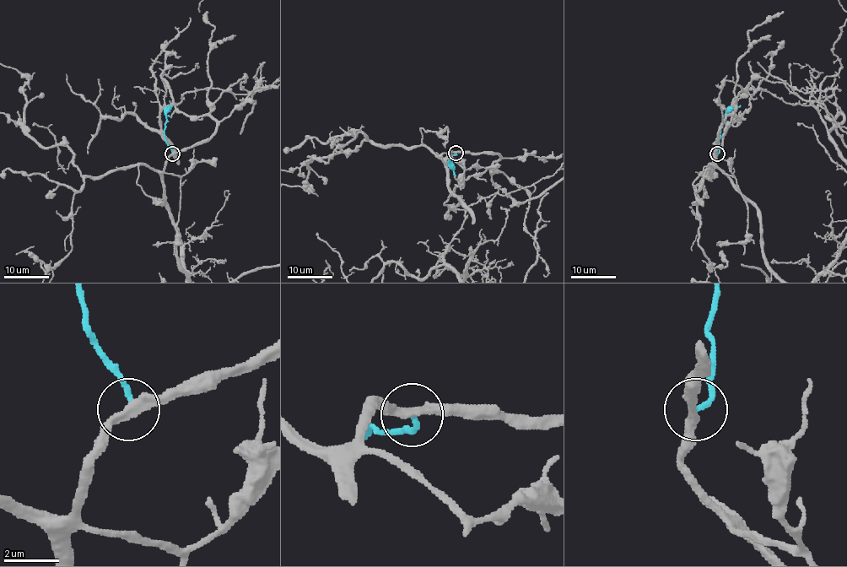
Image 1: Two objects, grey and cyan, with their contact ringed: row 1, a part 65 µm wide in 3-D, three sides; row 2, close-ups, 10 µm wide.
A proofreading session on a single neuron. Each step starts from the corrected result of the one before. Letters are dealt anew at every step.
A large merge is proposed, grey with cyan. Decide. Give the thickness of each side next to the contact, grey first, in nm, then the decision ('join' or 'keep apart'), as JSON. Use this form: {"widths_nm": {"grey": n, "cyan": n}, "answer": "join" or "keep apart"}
{"widths_nm": {"grey": 300, "cyan": 190}, "answer": "keep apart"}

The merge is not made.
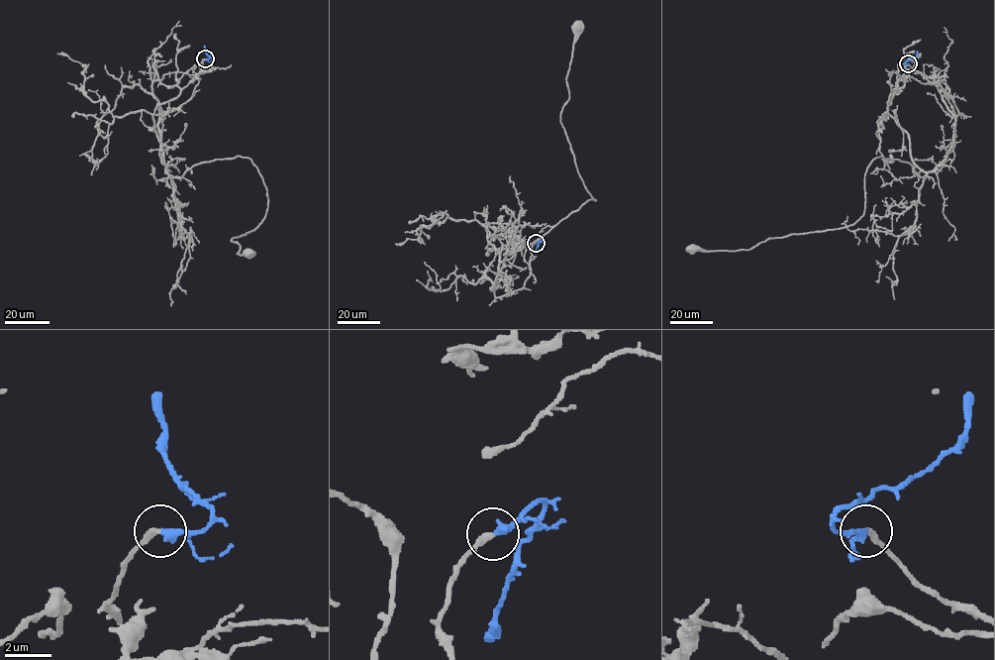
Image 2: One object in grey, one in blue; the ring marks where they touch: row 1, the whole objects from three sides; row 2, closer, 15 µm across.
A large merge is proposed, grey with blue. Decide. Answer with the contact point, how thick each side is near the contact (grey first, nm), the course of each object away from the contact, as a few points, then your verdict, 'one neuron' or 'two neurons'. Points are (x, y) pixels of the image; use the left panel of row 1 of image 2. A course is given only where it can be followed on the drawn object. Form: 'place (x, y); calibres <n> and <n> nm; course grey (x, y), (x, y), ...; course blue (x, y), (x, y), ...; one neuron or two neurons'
place (205, 58); calibres 300 and 360 nm; course grey (205, 58), (192, 95), (160, 115), (163, 162), (180, 178), (248, 158), (268, 208), (231, 240), (248, 253); course blue (205, 58), (209, 56), (204, 46); one neuron

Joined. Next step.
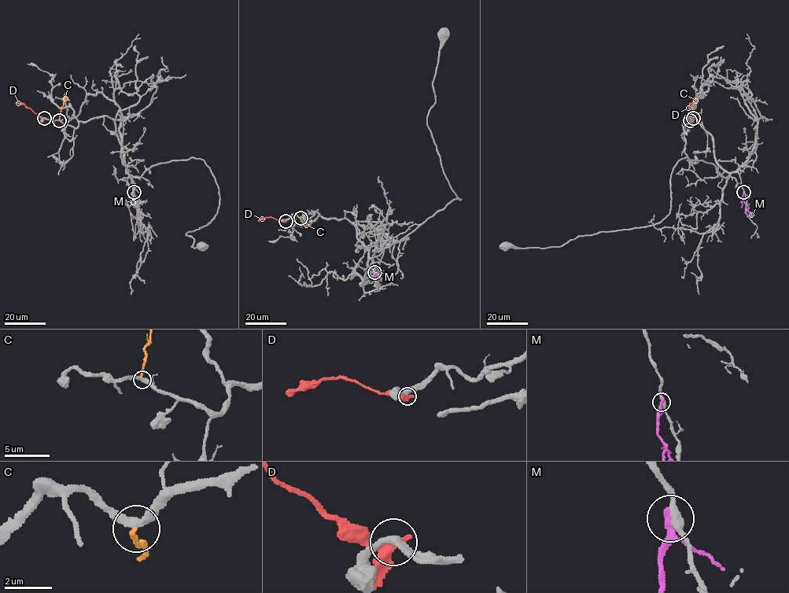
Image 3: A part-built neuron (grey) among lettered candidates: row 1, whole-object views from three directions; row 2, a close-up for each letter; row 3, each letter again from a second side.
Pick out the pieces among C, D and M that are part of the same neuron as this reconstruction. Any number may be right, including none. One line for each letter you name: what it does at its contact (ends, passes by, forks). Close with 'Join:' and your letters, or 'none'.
Join: none

